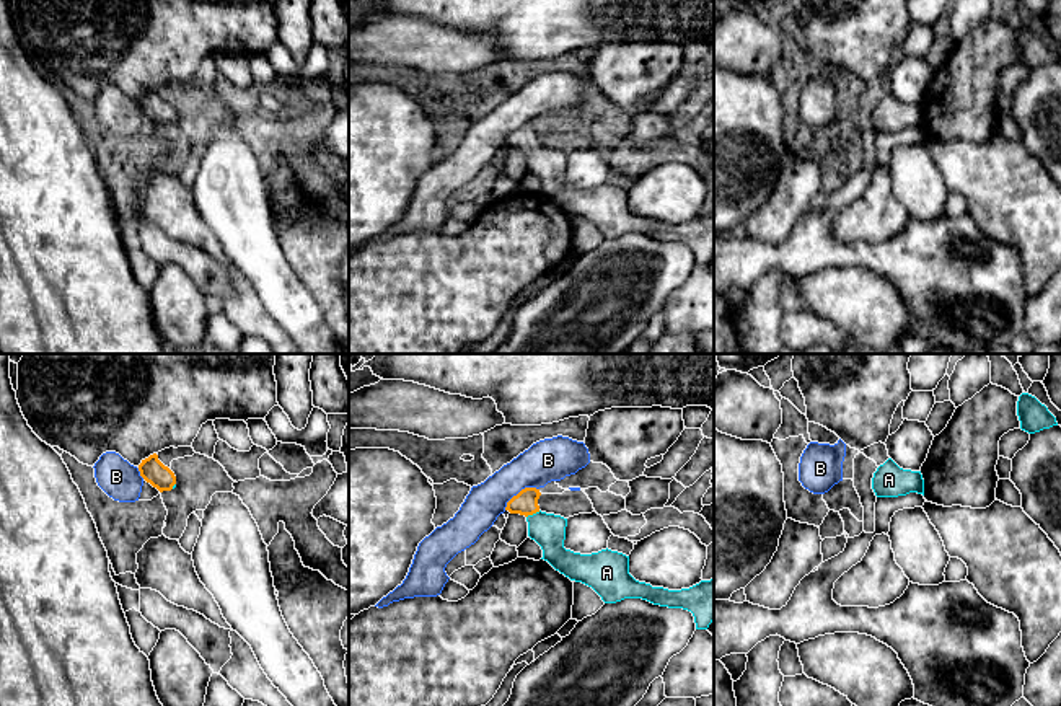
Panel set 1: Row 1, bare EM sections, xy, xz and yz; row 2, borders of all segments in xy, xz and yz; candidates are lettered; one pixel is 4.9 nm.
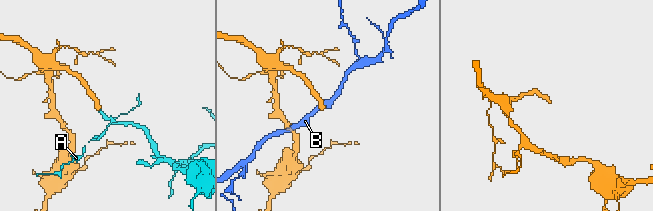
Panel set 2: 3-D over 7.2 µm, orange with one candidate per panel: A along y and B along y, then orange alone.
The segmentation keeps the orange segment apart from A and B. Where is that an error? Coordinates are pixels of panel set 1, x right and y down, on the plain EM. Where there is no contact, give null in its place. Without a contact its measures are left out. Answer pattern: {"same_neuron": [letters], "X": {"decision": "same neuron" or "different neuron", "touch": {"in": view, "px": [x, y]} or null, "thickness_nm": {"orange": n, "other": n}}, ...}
{"same_neuron": ["A"], "A": {"decision": "same neuron", "touch": {"in": "xz", "px": [533, 147]}, "thickness_nm": {"orange": 120, "other": 170}}, "B": {"decision": "different neuron", "touch": {"in": "xz", "px": [520, 126]}, "thickness_nm": {"orange": 120, "other": 220}}}

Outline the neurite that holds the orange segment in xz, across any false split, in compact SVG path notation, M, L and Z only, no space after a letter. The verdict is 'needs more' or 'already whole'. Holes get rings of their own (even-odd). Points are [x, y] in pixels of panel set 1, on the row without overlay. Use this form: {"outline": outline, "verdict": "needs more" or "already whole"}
{"outline": "M525 122L507 137L505 145L526 152L528 171L541 181L541 194L556 205L592 222L605 238L642 233L660 241L683 243L693 248L696 264L707 264L714 256L714 214L689 223L668 225L636 215L629 209L629 191L623 188L608 183L592 189L566 184L567 153L541 147L539 130L539 124Z", "verdict": "needs more"}

